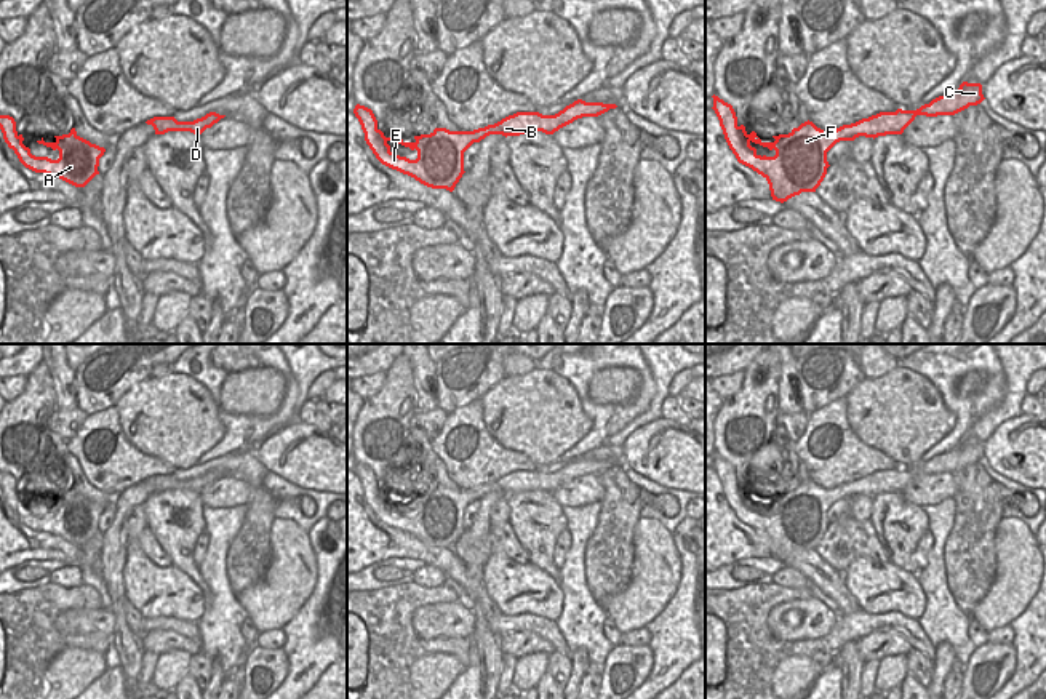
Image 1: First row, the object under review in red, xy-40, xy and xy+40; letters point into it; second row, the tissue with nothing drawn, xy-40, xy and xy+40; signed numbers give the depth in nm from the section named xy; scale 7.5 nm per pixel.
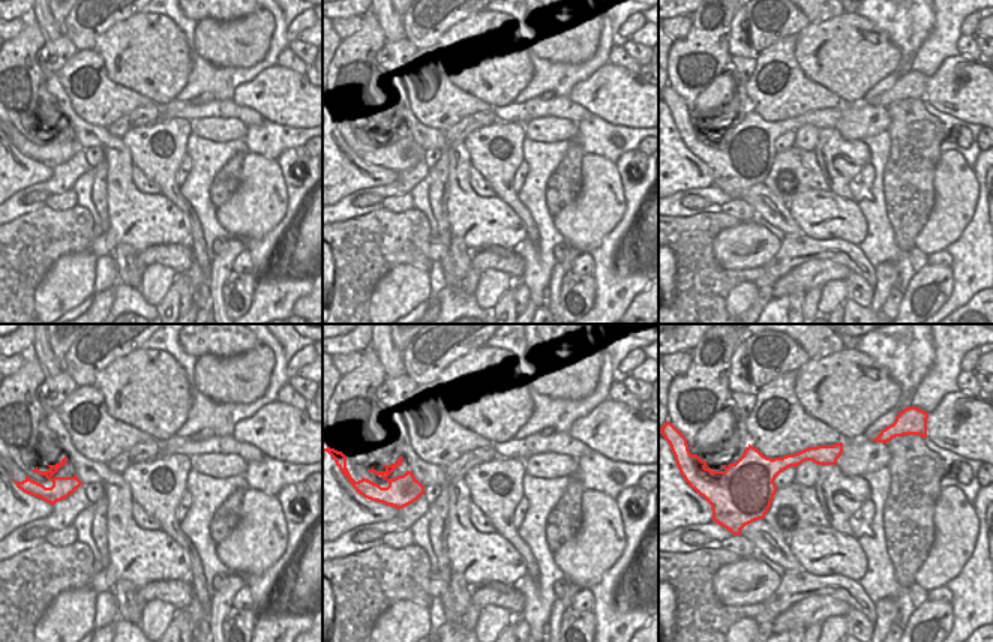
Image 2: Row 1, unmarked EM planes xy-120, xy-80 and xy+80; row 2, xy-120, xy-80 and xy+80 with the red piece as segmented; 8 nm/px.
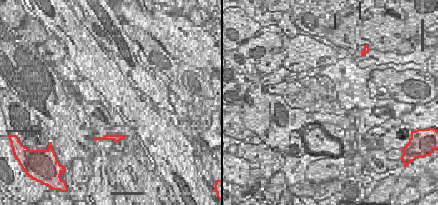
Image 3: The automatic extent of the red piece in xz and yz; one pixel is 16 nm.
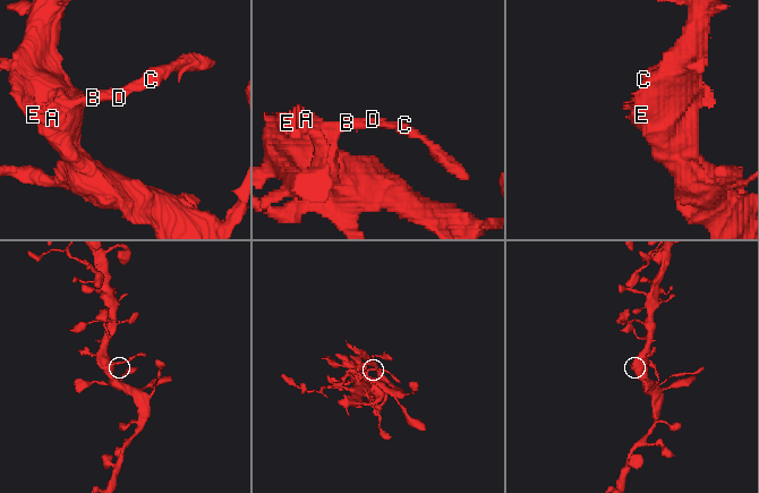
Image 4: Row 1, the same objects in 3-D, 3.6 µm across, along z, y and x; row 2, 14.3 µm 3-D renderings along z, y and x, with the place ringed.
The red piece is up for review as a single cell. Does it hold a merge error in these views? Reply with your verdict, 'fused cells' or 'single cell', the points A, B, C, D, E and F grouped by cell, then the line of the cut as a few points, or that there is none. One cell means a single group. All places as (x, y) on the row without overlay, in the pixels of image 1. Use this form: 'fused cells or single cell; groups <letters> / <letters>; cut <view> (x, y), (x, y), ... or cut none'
single cell; groups A B C D E F; cut none

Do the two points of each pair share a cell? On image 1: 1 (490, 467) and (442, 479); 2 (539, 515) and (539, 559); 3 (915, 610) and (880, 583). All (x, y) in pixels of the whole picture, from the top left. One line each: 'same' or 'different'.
1: different
2: same
3: same

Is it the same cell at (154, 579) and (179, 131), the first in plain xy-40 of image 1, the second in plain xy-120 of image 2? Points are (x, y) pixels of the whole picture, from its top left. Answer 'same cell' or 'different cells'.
different cells

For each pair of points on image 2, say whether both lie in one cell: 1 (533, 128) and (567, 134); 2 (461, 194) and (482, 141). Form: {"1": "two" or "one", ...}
{"1": "one", "2": "two"}

